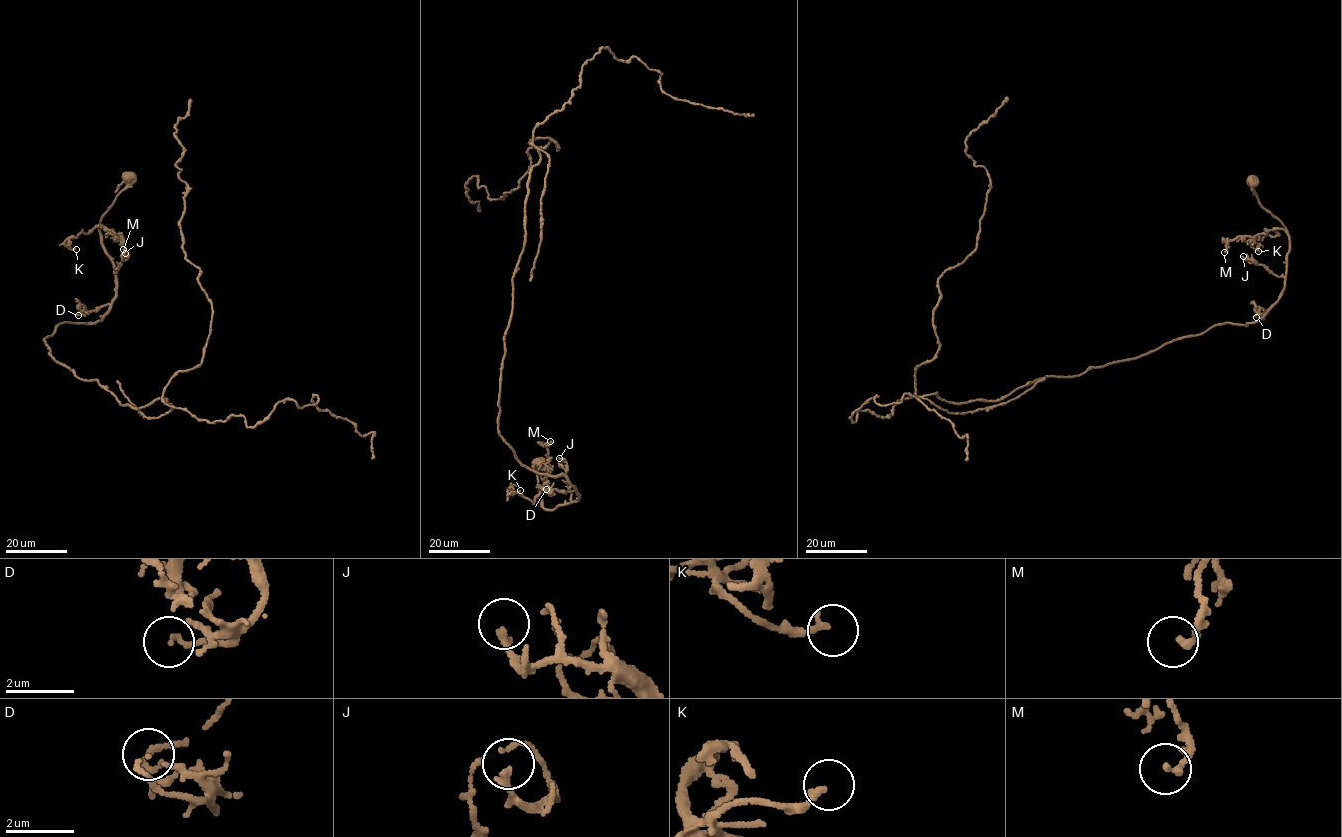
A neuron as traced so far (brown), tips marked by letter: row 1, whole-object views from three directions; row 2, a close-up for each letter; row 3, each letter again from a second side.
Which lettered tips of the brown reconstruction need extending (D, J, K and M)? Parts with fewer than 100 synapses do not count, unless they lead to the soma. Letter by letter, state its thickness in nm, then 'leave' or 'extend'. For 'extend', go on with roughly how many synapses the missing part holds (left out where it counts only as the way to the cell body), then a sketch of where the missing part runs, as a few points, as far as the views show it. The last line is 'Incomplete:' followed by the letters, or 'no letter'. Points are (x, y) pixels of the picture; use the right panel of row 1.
D: 120 nm thick; leave
J: 190 nm thick; leave
K: 180 nm thick; leave
M: 190 nm thick; leave
Incomplete: no letter

